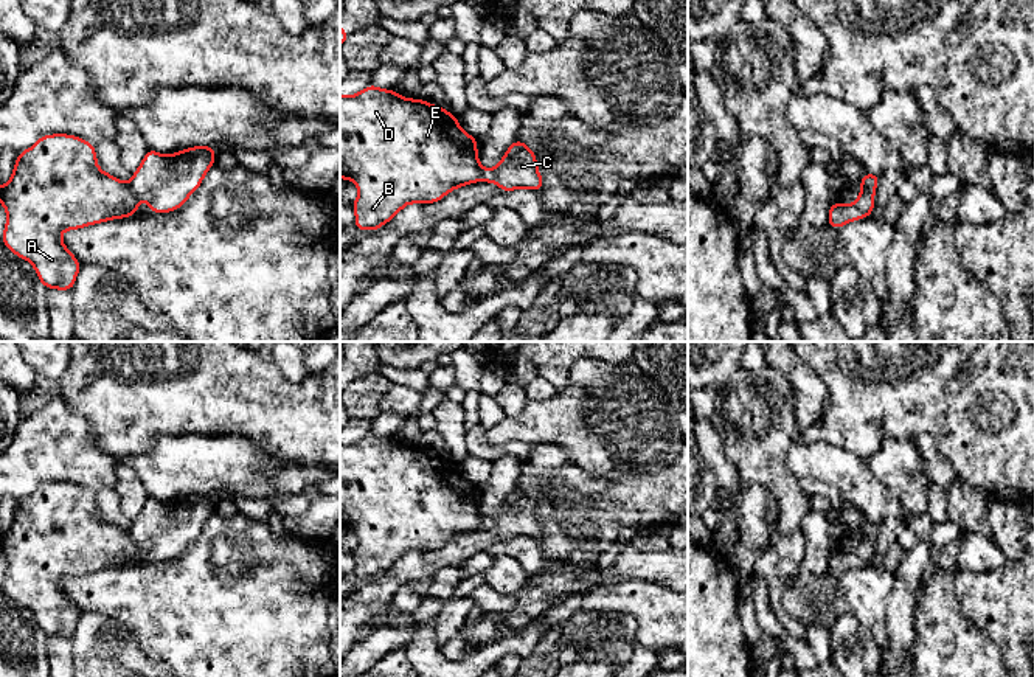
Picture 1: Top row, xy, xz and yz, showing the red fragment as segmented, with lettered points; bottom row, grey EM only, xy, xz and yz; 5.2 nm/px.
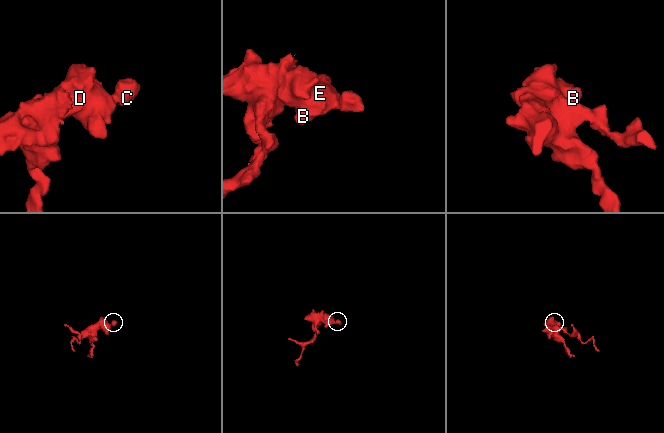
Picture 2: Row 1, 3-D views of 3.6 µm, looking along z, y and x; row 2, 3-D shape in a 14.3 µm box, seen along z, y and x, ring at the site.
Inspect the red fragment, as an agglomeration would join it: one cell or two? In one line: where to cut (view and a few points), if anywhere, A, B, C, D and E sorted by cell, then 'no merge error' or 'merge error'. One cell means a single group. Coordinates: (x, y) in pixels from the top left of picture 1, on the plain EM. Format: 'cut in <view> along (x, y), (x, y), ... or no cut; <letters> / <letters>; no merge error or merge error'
cut in xy along (128, 531), (138, 545); A B D E / C; merge error

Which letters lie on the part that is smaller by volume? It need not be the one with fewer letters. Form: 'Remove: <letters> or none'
Remove: C

